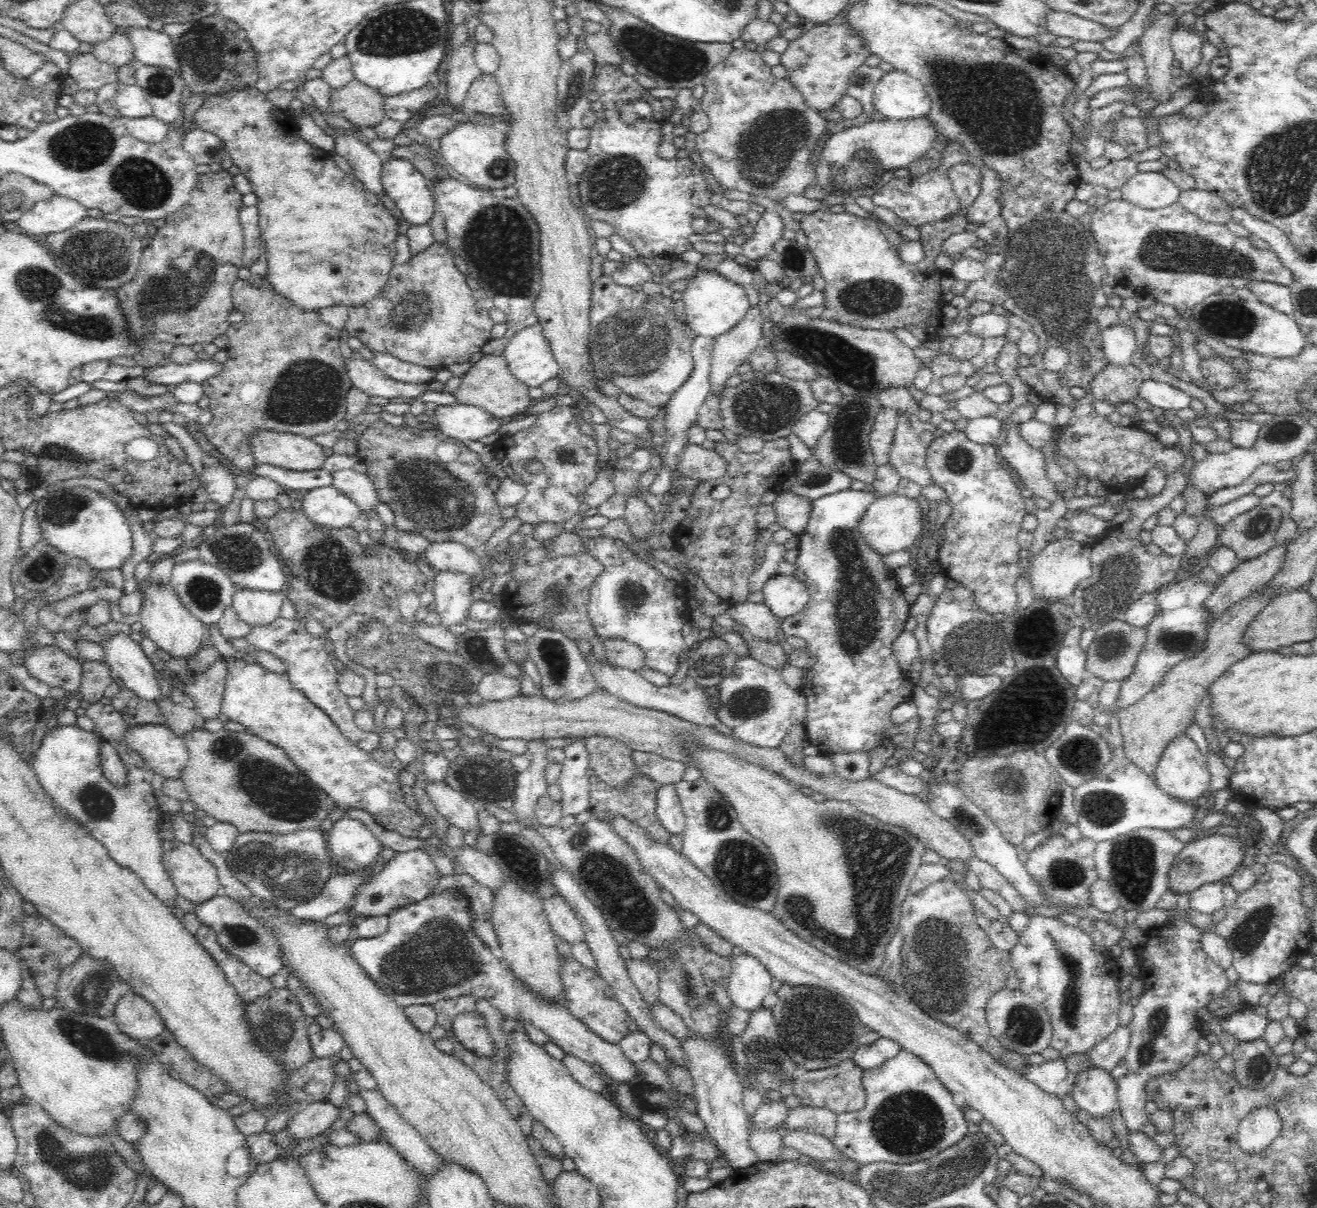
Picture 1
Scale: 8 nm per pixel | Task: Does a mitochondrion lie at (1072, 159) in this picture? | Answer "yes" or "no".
no

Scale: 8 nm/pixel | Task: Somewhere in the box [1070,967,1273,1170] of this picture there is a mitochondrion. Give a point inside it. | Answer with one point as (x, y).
(1157, 1020)

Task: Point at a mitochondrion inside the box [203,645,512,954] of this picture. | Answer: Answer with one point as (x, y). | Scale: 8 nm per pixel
(281, 795)

